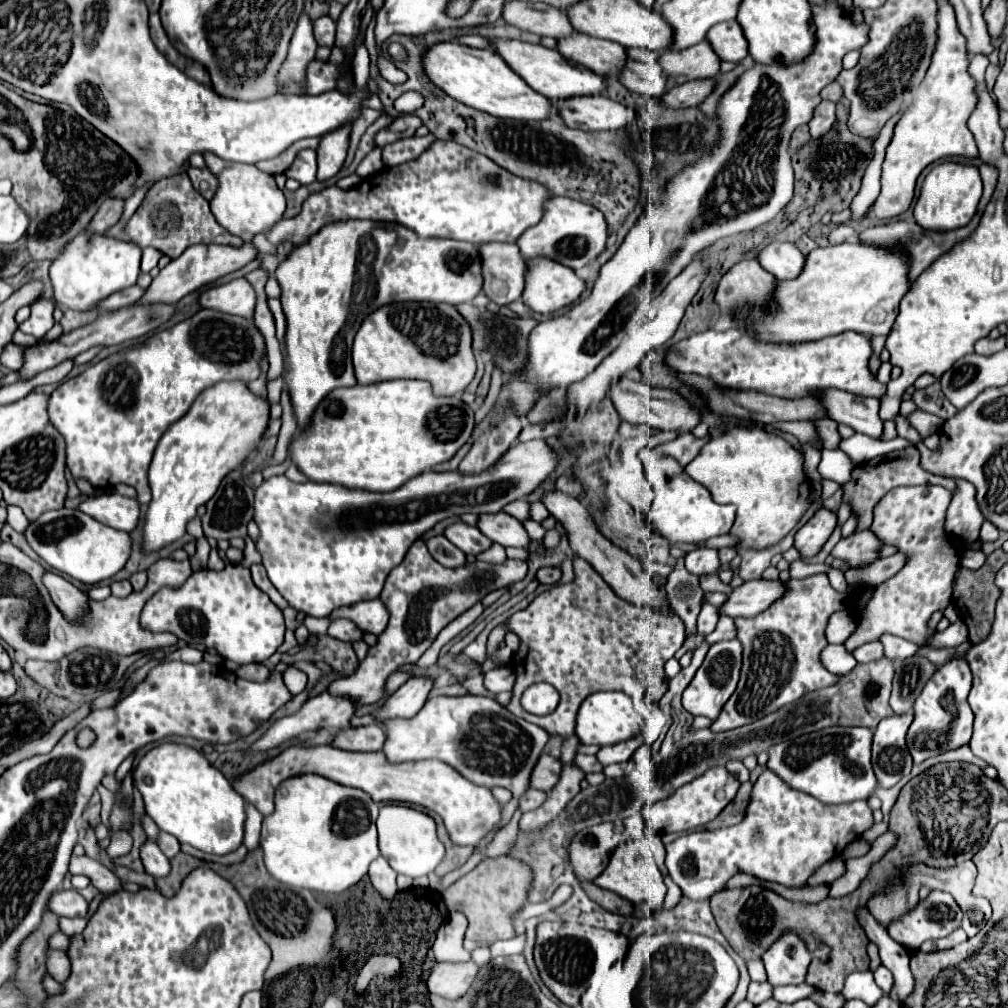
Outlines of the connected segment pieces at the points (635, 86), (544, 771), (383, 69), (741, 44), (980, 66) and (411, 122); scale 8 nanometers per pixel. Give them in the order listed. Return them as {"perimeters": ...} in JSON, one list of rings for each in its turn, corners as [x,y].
{"perimeters":[[[[627,58],[627,62],[621,66],[619,82],[627,86],[631,92],[647,94],[653,98],[661,98],[661,94],[665,94],[665,90],[669,88],[659,66],[647,66],[631,58]]],[[[541,754],[533,772],[531,772],[529,786],[543,790],[543,792],[549,792],[557,784],[559,774],[561,774],[561,760],[553,758],[549,754]]],[[[381,54],[379,60],[377,60],[377,68],[379,68],[379,74],[381,74],[387,82],[391,82],[391,84],[401,84],[401,82],[407,80],[407,74],[405,74],[403,70],[399,70],[397,66],[389,64],[389,60],[387,60],[383,54]]],[[[735,20],[711,26],[711,30],[705,34],[705,40],[721,60],[739,62],[747,56],[747,42]]],[[[971,58],[969,72],[973,74],[973,78],[977,78],[977,82],[985,82],[985,68],[987,68],[987,64],[989,64],[987,58]]],[[[403,114],[397,120],[393,120],[387,128],[375,134],[375,146],[383,148],[385,144],[397,142],[403,138],[411,138],[419,126],[421,126],[421,120],[415,114]]]]}

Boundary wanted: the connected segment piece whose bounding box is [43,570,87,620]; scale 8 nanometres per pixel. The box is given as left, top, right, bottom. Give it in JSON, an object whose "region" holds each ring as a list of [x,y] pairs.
{"region":[[[47,570],[43,574],[43,584],[49,590],[53,602],[69,620],[75,620],[87,612],[87,594],[81,592],[71,582],[67,582],[65,578],[61,578],[59,574]]]}

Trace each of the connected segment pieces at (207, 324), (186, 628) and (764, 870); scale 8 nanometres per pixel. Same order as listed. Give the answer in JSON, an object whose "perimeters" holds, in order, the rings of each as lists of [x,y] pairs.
{"perimeters":[[[[199,310],[191,318],[175,324],[169,330],[157,332],[141,346],[127,348],[107,356],[105,360],[89,366],[83,374],[59,384],[49,398],[49,418],[53,426],[65,436],[67,444],[67,468],[73,478],[87,480],[93,488],[109,488],[115,484],[129,484],[137,490],[141,504],[151,502],[151,490],[147,482],[147,468],[151,464],[153,450],[173,422],[187,414],[193,400],[213,384],[221,380],[241,378],[251,382],[259,378],[259,360],[265,354],[265,340],[251,320],[221,314],[217,310]]],[[[227,564],[215,572],[209,568],[193,572],[179,588],[161,588],[149,598],[141,612],[141,626],[149,632],[171,632],[187,644],[203,644],[235,664],[267,660],[281,644],[285,634],[283,614],[261,592],[245,566]]],[[[767,768],[759,776],[757,784],[753,786],[751,804],[741,824],[711,830],[711,832],[703,830],[703,832],[691,832],[691,834],[679,836],[675,842],[667,844],[665,866],[669,868],[673,882],[681,888],[683,896],[689,900],[711,898],[715,892],[723,890],[725,882],[739,870],[755,874],[761,880],[771,880],[785,886],[803,886],[817,866],[835,858],[839,846],[843,852],[843,848],[855,838],[859,838],[871,824],[873,824],[873,816],[867,802],[857,800],[857,802],[847,802],[847,804],[823,804],[817,798],[787,786],[773,770]]]]}

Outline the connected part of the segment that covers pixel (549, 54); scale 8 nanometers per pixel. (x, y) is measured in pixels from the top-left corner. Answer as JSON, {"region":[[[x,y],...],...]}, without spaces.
{"region":[[[493,38],[491,44],[493,44],[493,50],[501,58],[505,58],[507,66],[517,70],[517,74],[535,92],[543,94],[549,100],[561,100],[561,98],[571,98],[571,96],[591,96],[591,94],[601,94],[605,90],[601,76],[593,74],[591,70],[583,66],[577,66],[575,62],[569,62],[557,50],[549,50],[541,44],[527,44],[527,42],[509,40],[509,38]]]}

